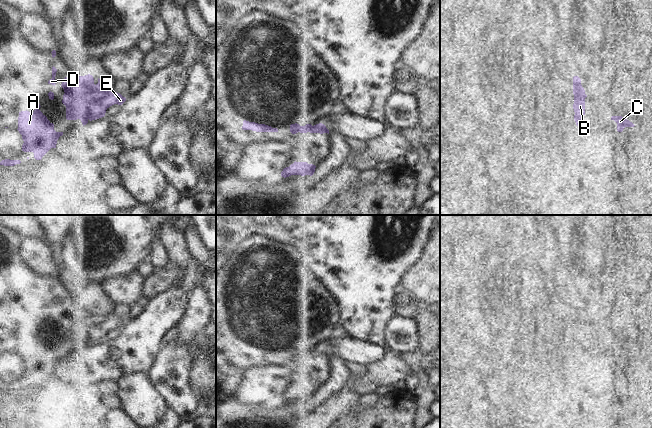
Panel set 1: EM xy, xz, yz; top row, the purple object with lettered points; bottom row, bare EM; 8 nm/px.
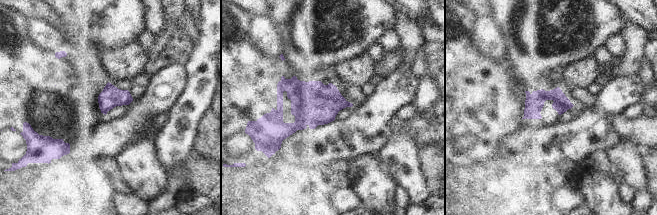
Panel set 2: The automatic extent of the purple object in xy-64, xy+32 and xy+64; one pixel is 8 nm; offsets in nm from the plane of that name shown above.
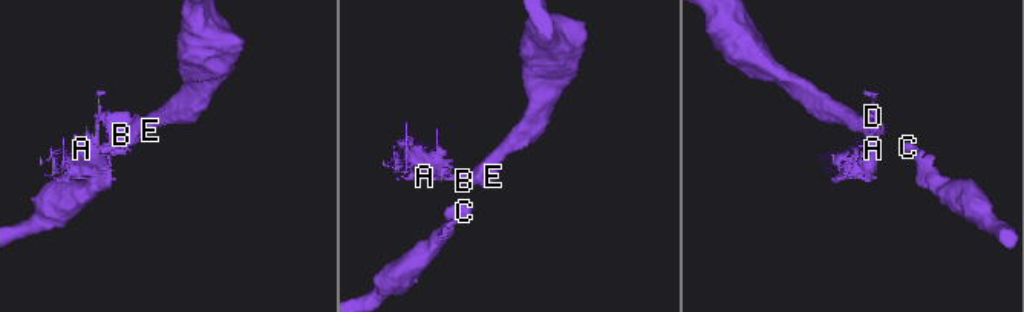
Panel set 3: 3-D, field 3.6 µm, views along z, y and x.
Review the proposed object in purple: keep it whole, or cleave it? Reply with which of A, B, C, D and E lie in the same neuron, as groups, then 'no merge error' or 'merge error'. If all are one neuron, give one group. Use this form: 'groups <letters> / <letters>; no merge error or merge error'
groups A D / B C E; merge error

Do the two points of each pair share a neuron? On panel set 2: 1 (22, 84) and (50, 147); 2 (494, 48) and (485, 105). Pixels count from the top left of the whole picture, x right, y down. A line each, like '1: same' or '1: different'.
1: same
2: different

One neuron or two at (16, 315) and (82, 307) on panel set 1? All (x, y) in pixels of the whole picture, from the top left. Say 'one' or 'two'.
one

